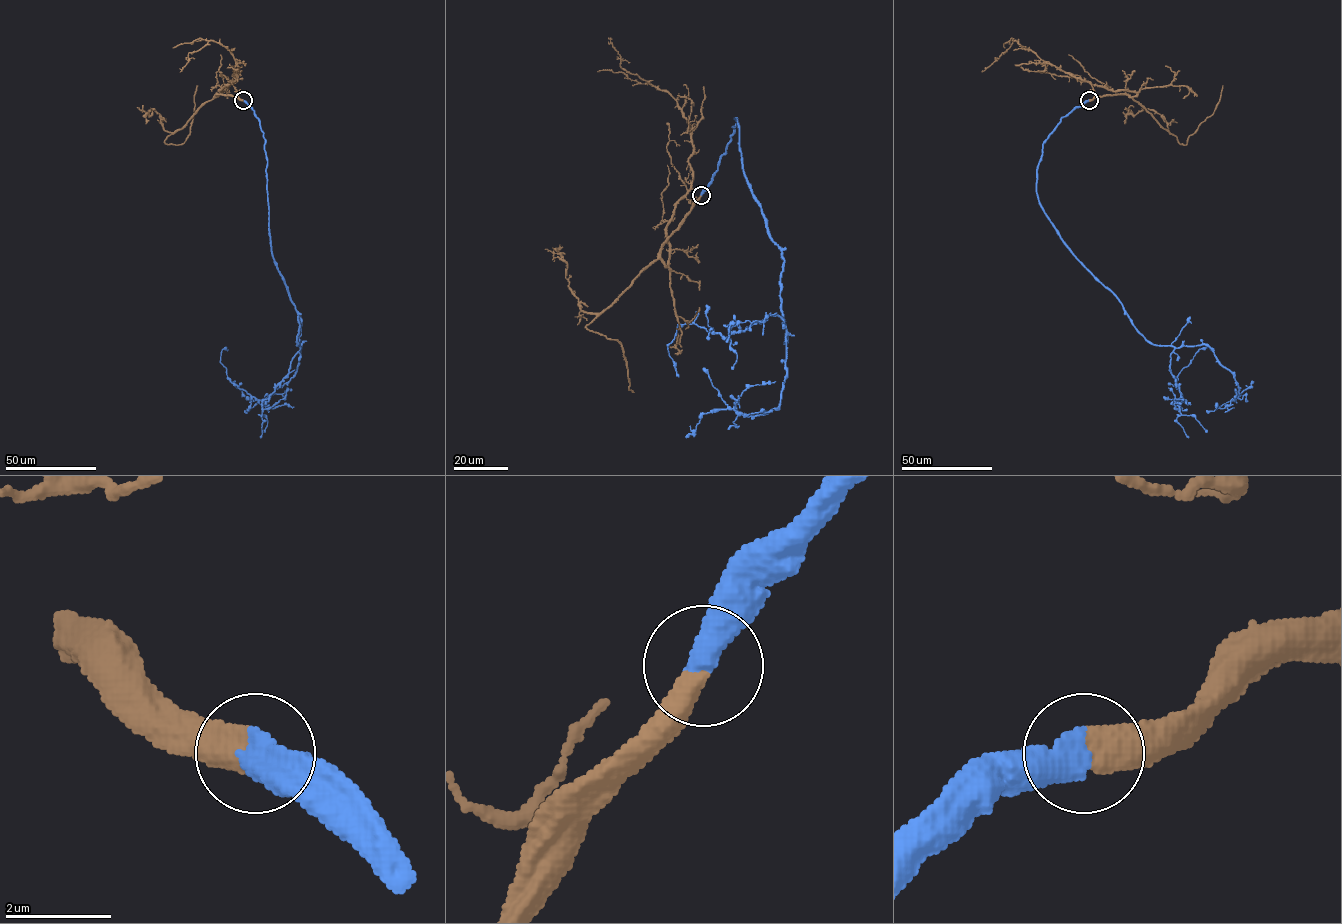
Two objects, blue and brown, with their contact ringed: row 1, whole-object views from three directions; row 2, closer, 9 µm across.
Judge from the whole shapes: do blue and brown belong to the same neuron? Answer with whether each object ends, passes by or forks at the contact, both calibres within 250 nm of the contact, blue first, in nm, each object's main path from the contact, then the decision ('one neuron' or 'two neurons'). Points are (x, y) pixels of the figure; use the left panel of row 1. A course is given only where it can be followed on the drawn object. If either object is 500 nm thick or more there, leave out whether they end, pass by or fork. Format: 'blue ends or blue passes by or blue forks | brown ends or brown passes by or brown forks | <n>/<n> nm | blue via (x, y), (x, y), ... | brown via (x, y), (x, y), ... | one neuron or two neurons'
600/550 nm | blue via (243, 100), (265, 139), (272, 255), (297, 312), (299, 350), (260, 400), (230, 381), (220, 361), (227, 350) | brown via (243, 100), (215, 96), (237, 78), (238, 68), (220, 43), (209, 41), (189, 52), (180, 72) | one neuron

